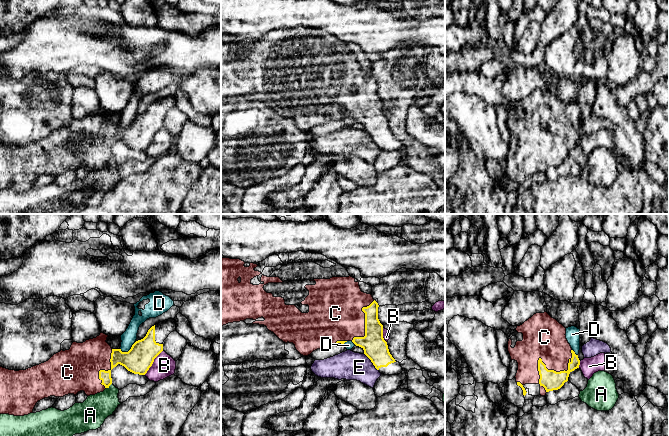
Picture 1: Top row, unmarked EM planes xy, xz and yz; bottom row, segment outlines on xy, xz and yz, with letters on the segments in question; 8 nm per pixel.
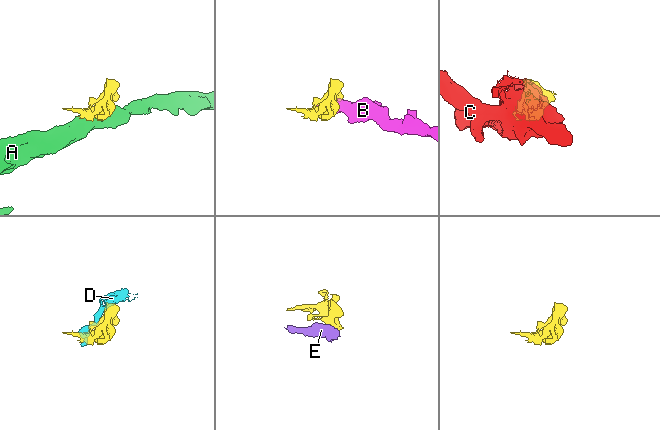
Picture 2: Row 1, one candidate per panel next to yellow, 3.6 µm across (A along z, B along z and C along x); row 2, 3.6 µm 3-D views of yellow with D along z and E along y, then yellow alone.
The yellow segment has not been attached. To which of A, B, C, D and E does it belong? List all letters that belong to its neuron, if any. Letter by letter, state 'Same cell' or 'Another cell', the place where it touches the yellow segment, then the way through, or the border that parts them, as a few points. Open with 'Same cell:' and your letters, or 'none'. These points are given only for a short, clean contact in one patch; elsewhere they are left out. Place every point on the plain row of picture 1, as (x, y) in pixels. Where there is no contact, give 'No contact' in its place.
Same cell: C
A: Another cell. Touches yellow at xy (108, 162). Boundary: xy (111, 159), (106, 164)
B: Another cell. Touches yellow at xy (153, 137). Boundary: xy (162, 126), (144, 150)
C: Same cell. Touches yellow at yz (549, 146)
D: Another cell. Touches yellow at xy (129, 126)
E: Another cell. Touches yellow at xz (371, 137). Boundary: xz (363, 129), (378, 146)

